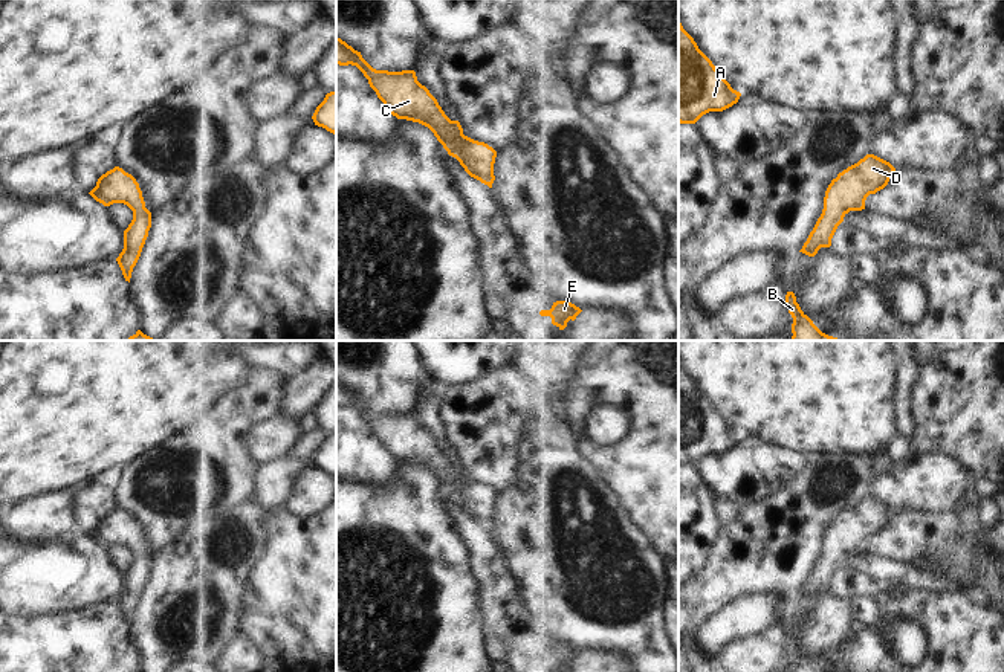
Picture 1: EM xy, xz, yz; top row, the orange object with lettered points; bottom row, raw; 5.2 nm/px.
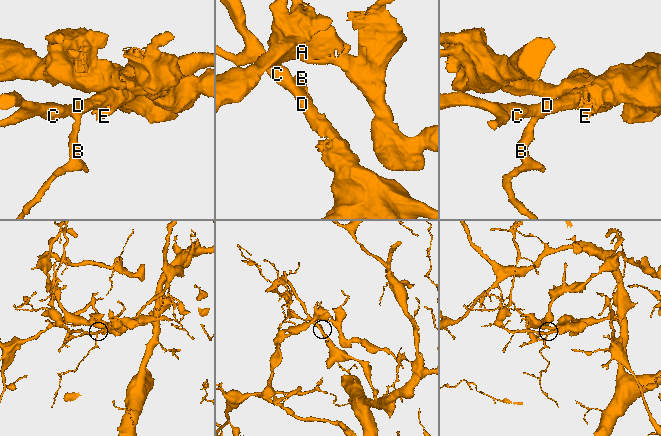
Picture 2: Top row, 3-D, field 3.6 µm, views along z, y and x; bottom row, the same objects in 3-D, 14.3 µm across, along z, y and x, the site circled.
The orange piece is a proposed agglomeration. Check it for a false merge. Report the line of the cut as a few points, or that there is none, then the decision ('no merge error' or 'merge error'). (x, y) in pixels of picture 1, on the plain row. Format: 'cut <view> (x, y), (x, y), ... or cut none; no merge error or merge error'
cut none; no merge error

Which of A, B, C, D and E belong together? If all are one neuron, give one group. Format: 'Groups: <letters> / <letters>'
Groups: A B C D E

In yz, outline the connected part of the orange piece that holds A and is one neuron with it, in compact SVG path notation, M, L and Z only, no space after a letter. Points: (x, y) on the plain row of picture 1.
M679 363L679 464L695 466L709 454L732 449L740 438Z

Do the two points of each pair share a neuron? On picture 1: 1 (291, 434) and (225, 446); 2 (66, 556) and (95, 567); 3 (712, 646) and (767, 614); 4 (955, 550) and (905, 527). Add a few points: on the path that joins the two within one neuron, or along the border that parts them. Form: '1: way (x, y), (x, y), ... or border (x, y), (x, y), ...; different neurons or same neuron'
1: border (277, 417), (251, 432), (251, 454), (262, 465); different neurons
2: way (74, 564), (77, 567), (87, 567); same neuron
3: way (726, 633), (741, 617), (754, 614); same neuron
4: way (943, 544), (932, 538), (917, 536); same neuron

